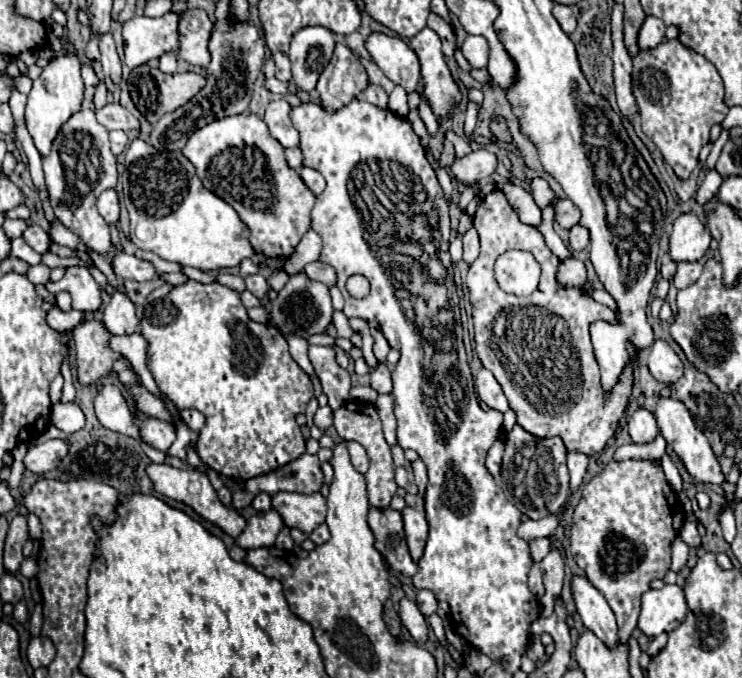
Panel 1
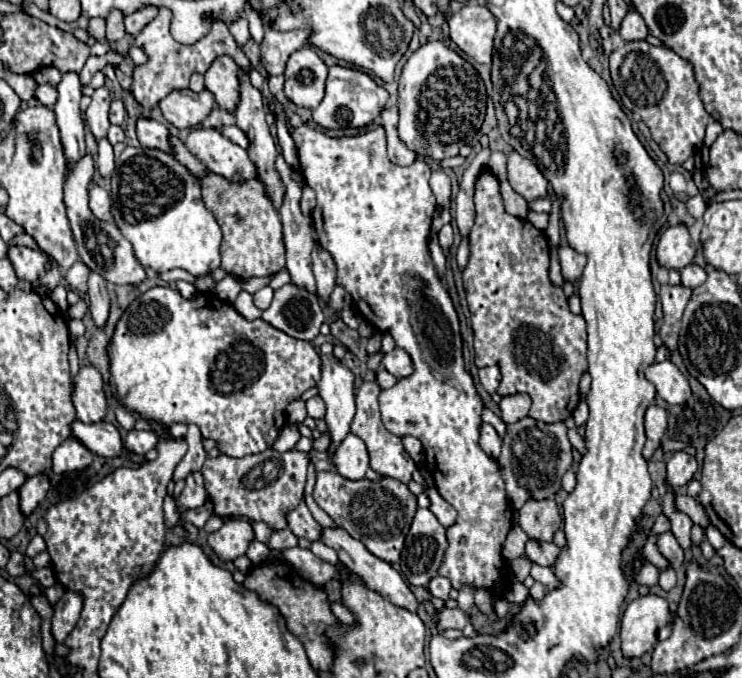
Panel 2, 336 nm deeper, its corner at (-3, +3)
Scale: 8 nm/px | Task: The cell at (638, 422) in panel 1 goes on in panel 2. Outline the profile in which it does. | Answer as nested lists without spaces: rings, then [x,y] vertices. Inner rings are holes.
[[[651,405],[645,413],[645,433],[647,433],[647,443],[643,447],[645,459],[651,459],[651,455],[657,449],[665,429],[667,429],[667,411],[657,407],[657,405]]]

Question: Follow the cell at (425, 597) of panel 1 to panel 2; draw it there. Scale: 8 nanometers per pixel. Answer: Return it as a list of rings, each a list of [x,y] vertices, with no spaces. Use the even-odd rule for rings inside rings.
[[[433,577],[427,587],[429,587],[431,597],[439,597],[439,599],[443,599],[443,601],[449,599],[449,591],[451,591],[449,579],[445,579],[445,577]]]

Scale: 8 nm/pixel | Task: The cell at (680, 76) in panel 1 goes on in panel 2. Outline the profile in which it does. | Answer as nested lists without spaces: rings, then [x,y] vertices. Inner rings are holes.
[[[631,41],[611,53],[609,71],[623,105],[641,115],[641,121],[649,127],[651,137],[667,155],[669,163],[681,165],[703,147],[705,127],[711,115],[703,107],[699,83],[687,59],[681,59],[663,45],[653,47],[647,41]]]

